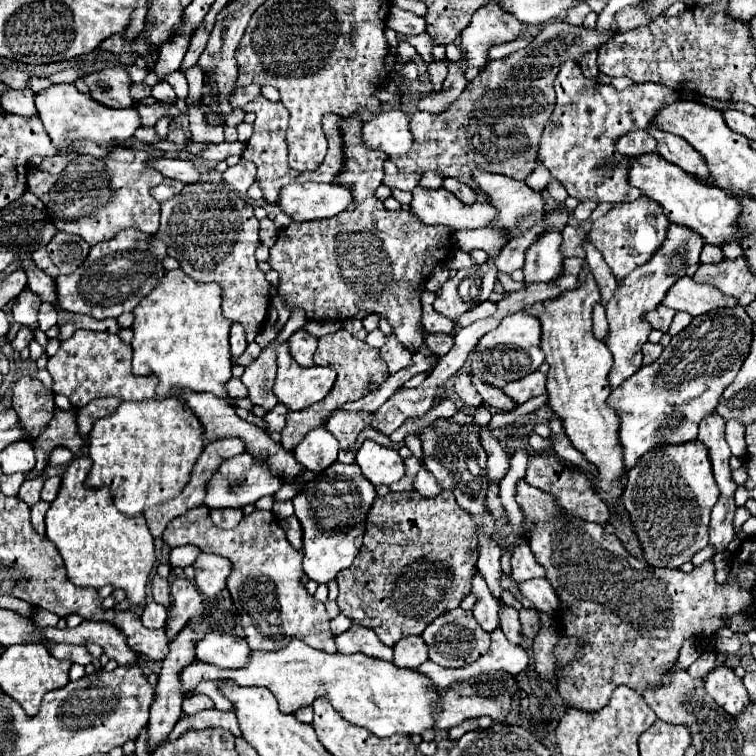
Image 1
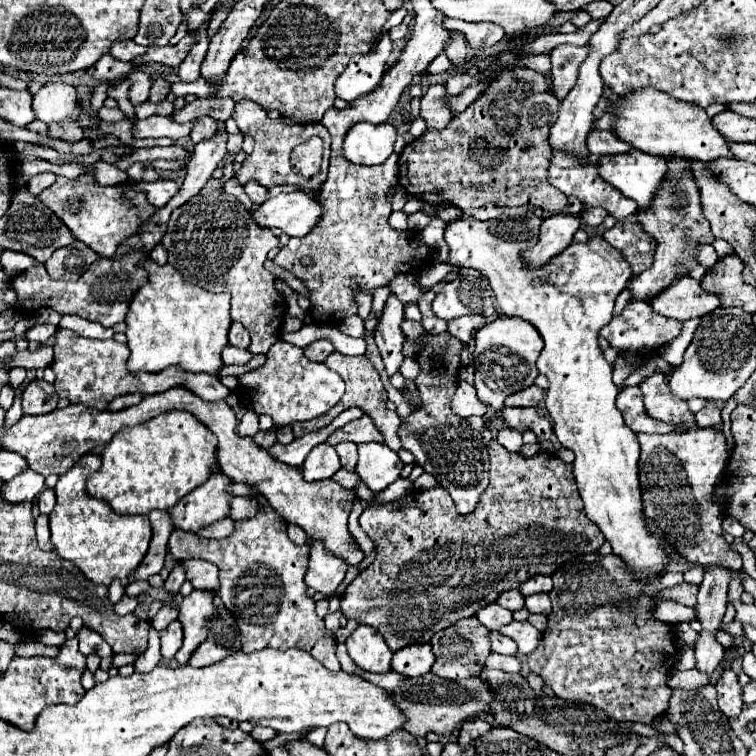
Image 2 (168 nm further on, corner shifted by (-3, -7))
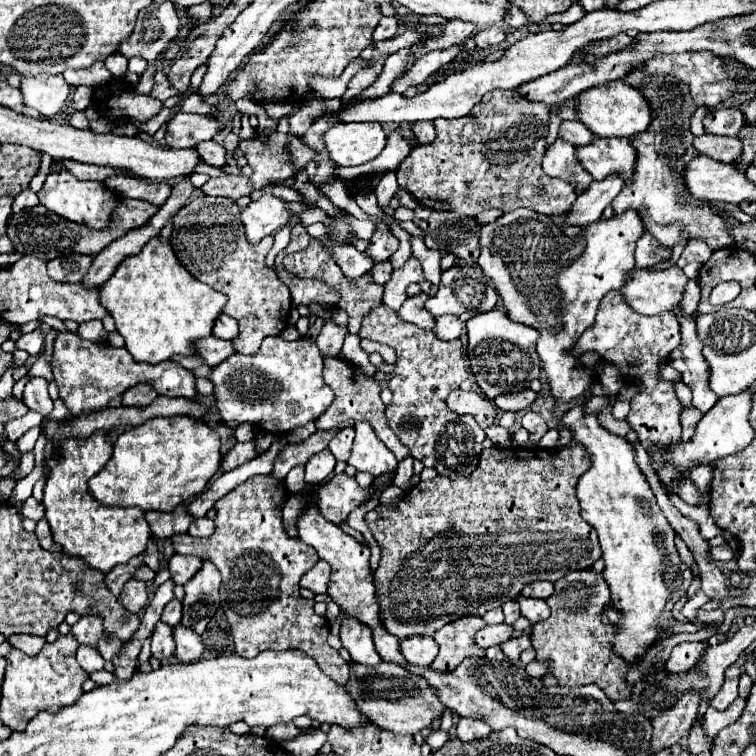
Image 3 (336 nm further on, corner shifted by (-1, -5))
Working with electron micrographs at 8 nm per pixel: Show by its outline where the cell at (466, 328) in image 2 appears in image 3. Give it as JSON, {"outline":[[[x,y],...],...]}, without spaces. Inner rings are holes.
{"outline":[[[438,316],[436,318],[436,326],[434,326],[436,338],[454,340],[460,336],[460,332],[462,332],[462,322],[458,316]]]}

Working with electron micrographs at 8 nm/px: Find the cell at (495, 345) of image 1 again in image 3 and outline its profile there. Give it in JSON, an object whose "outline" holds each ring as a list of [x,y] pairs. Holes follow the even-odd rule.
{"outline":[[[504,310],[478,312],[466,322],[468,330],[468,358],[478,386],[488,398],[506,392],[518,392],[530,386],[540,374],[540,358],[536,354],[538,330],[518,324],[506,316]]]}

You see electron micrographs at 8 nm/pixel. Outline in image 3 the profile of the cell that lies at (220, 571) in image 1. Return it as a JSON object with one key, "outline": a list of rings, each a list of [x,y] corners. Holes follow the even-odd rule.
{"outline":[[[174,554],[168,562],[168,570],[170,570],[170,578],[174,584],[186,584],[202,566],[202,560],[196,556],[182,556],[182,554]]]}

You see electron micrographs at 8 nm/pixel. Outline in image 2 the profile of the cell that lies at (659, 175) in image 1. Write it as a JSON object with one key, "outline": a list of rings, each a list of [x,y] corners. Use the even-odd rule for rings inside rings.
{"outline":[[[630,150],[626,154],[614,154],[614,156],[602,156],[598,160],[600,164],[600,176],[610,182],[612,186],[616,186],[624,196],[636,200],[638,208],[650,208],[656,192],[660,190],[660,184],[664,182],[664,176],[668,174],[666,170],[666,158],[664,156],[654,156],[654,154],[646,154],[640,150]]]}

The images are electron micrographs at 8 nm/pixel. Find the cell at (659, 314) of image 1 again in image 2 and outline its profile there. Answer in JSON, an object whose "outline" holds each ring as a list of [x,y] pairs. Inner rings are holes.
{"outline":[[[632,300],[626,304],[620,316],[612,318],[610,324],[600,330],[600,336],[604,336],[610,342],[610,346],[616,348],[618,352],[638,352],[640,356],[646,356],[650,352],[656,352],[660,346],[668,344],[670,340],[674,340],[680,334],[680,330],[682,330],[682,322],[656,314],[646,302]]]}

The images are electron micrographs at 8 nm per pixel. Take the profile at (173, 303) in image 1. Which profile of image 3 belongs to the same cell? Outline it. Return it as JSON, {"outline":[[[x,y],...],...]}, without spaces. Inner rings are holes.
{"outline":[[[154,236],[152,240],[146,242],[146,246],[138,254],[126,256],[120,262],[112,278],[100,288],[100,300],[114,318],[116,332],[126,340],[126,350],[134,356],[136,362],[148,364],[160,364],[176,354],[196,356],[192,340],[212,334],[214,322],[226,304],[226,296],[222,292],[212,290],[210,286],[198,282],[194,276],[188,274],[188,270],[178,262],[170,242],[160,240],[160,236]]]}

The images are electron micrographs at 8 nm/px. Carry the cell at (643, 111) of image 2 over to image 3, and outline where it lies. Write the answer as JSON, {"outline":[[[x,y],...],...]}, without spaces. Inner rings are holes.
{"outline":[[[622,80],[606,82],[602,86],[584,90],[574,98],[574,110],[578,112],[578,120],[586,124],[588,130],[592,130],[592,134],[600,138],[610,138],[610,136],[630,138],[634,134],[644,132],[650,124],[650,108],[642,92],[634,86],[626,86],[626,82]]]}

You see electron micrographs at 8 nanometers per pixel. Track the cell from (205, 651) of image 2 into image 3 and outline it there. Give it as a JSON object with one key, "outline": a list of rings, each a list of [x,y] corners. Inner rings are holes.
{"outline":[[[180,624],[180,626],[172,628],[172,636],[174,636],[174,642],[176,642],[174,656],[176,656],[178,662],[196,662],[196,660],[200,660],[204,644],[202,644],[202,638],[194,630],[188,630],[186,626]]]}

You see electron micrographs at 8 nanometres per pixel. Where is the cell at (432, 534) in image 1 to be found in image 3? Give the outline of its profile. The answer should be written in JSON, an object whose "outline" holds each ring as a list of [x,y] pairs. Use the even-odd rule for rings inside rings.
{"outline":[[[574,440],[568,442],[562,450],[542,450],[542,448],[524,450],[524,448],[492,446],[488,450],[482,450],[480,462],[478,462],[478,468],[474,470],[474,474],[470,474],[466,478],[458,478],[458,480],[450,480],[440,474],[434,476],[432,480],[420,480],[396,504],[388,504],[388,506],[378,504],[372,512],[368,512],[366,524],[368,524],[374,540],[382,548],[380,566],[374,572],[374,584],[378,590],[378,600],[382,606],[382,622],[384,622],[386,630],[390,634],[398,636],[400,640],[410,638],[410,636],[434,636],[434,632],[440,630],[446,622],[454,622],[462,616],[484,616],[488,610],[500,608],[504,602],[518,598],[522,592],[522,586],[526,586],[534,580],[556,582],[562,576],[566,576],[568,572],[590,568],[602,556],[602,552],[600,552],[598,536],[596,536],[594,528],[588,522],[584,522],[584,518],[580,518],[578,498],[576,498],[578,476],[582,476],[588,468],[590,468],[590,458],[586,458],[586,450],[582,450],[582,446],[578,446],[578,442],[574,442]]]}

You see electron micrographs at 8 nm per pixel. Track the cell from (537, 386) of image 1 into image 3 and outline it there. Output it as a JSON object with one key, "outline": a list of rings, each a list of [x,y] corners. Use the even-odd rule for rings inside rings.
{"outline":[[[526,388],[526,390],[514,392],[514,394],[502,394],[502,396],[494,398],[494,404],[502,412],[520,412],[520,410],[526,410],[534,402],[534,398],[536,398],[536,394],[530,388]]]}

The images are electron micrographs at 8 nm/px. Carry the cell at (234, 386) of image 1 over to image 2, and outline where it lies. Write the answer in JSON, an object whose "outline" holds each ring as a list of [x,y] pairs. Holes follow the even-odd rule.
{"outline":[[[58,328],[54,362],[52,362],[52,370],[56,374],[54,388],[58,396],[68,398],[72,404],[84,404],[88,408],[106,408],[110,400],[122,394],[140,392],[142,396],[148,396],[170,390],[174,386],[184,386],[204,400],[226,400],[230,396],[230,388],[226,388],[218,378],[210,378],[206,374],[188,374],[176,366],[166,368],[164,372],[158,374],[150,372],[132,374],[128,372],[126,366],[129,355],[128,346],[116,340],[88,340],[84,336],[76,336],[72,330]]]}

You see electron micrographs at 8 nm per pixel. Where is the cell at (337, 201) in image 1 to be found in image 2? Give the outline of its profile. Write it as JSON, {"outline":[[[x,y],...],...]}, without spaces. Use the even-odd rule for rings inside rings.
{"outline":[[[302,190],[282,192],[254,212],[254,220],[264,228],[280,228],[288,236],[302,238],[306,236],[316,222],[324,216],[324,206],[316,196],[310,196]]]}

